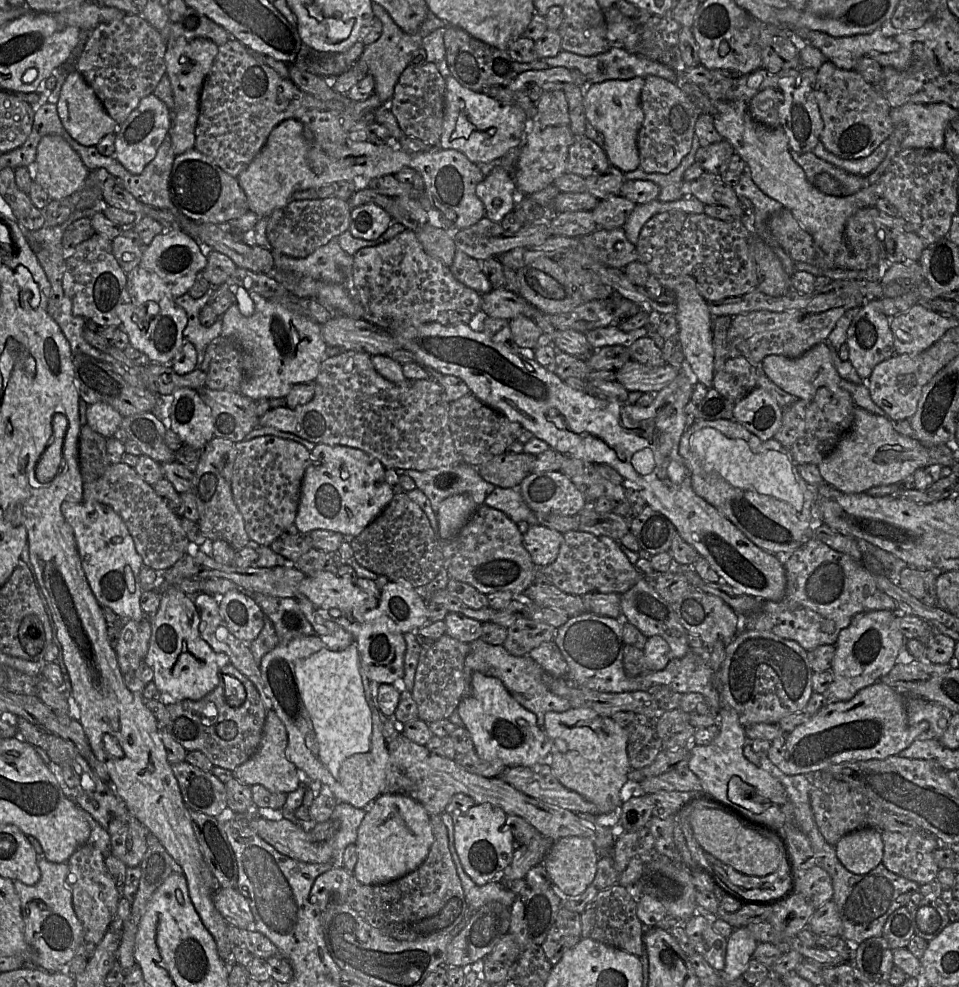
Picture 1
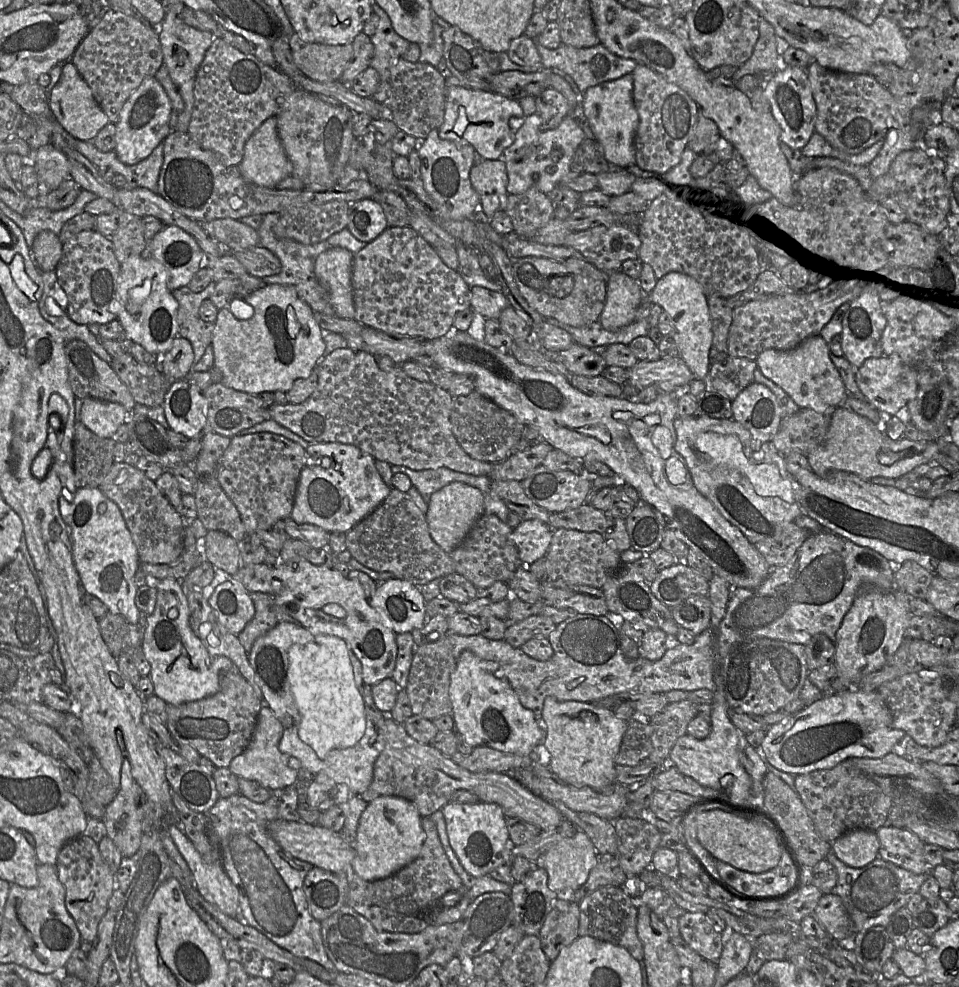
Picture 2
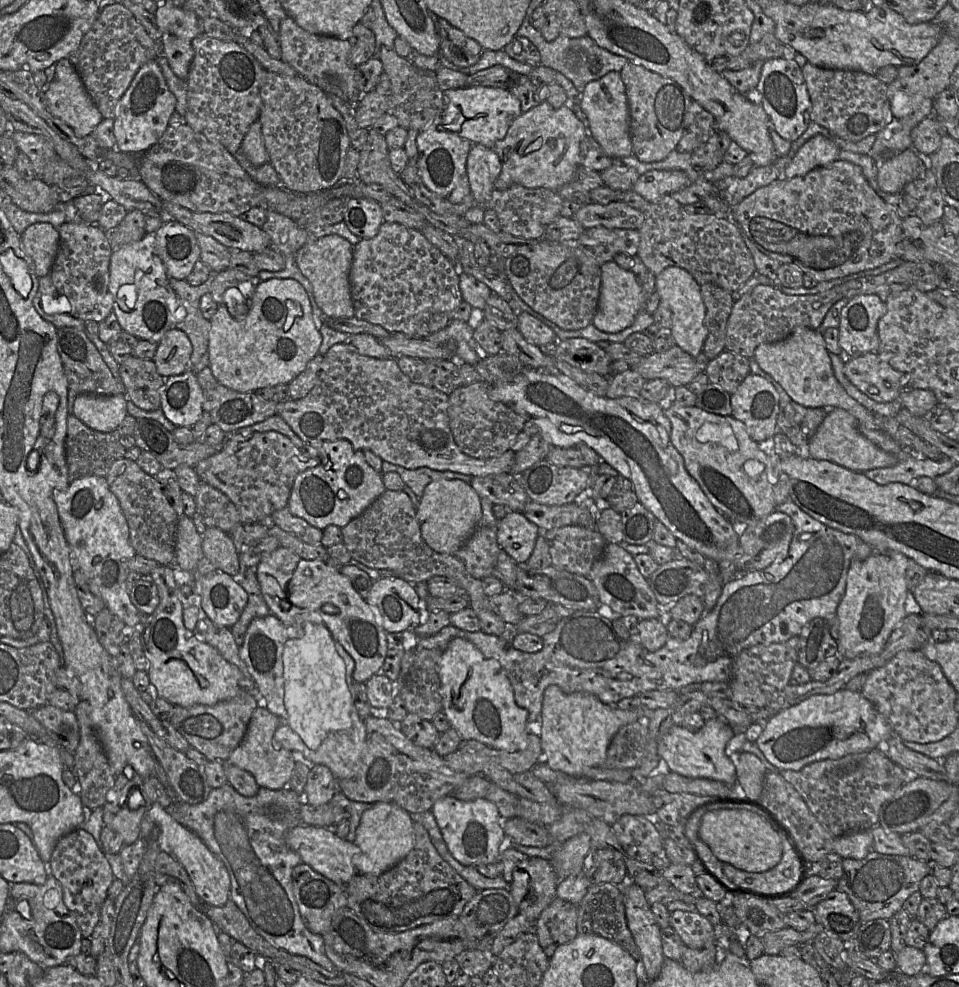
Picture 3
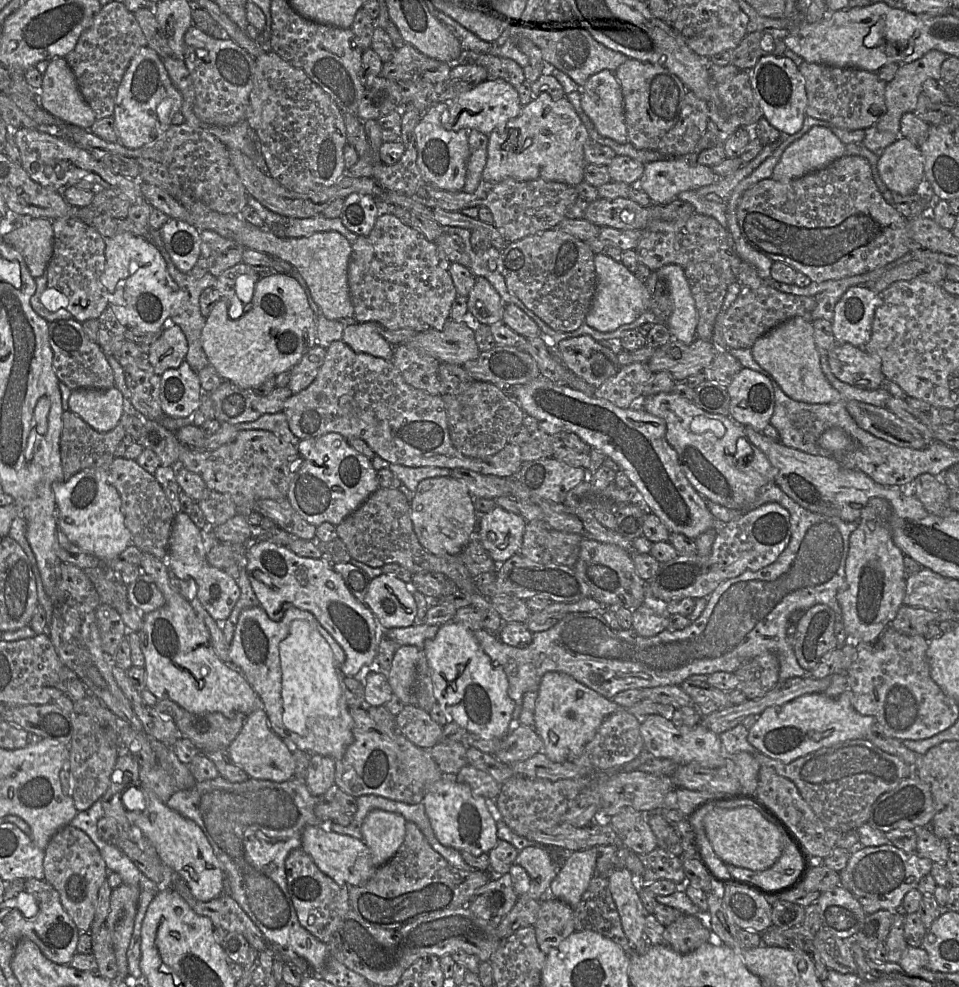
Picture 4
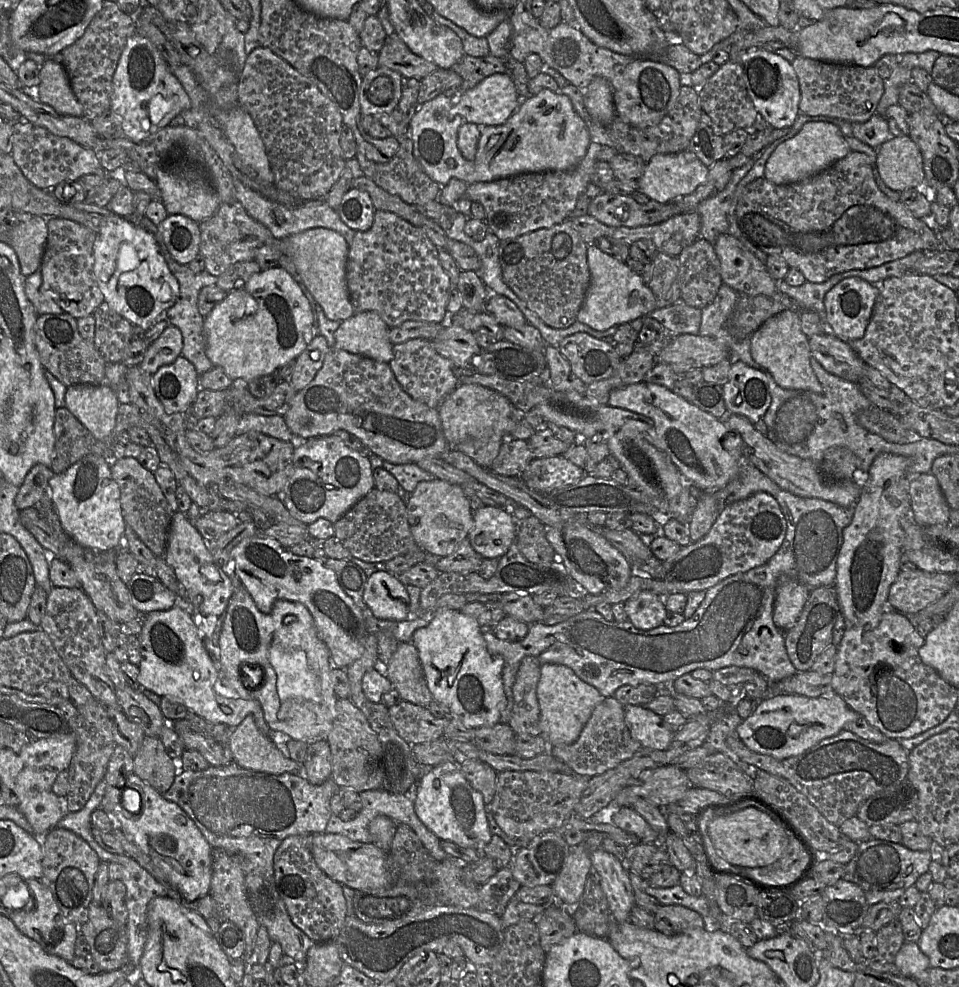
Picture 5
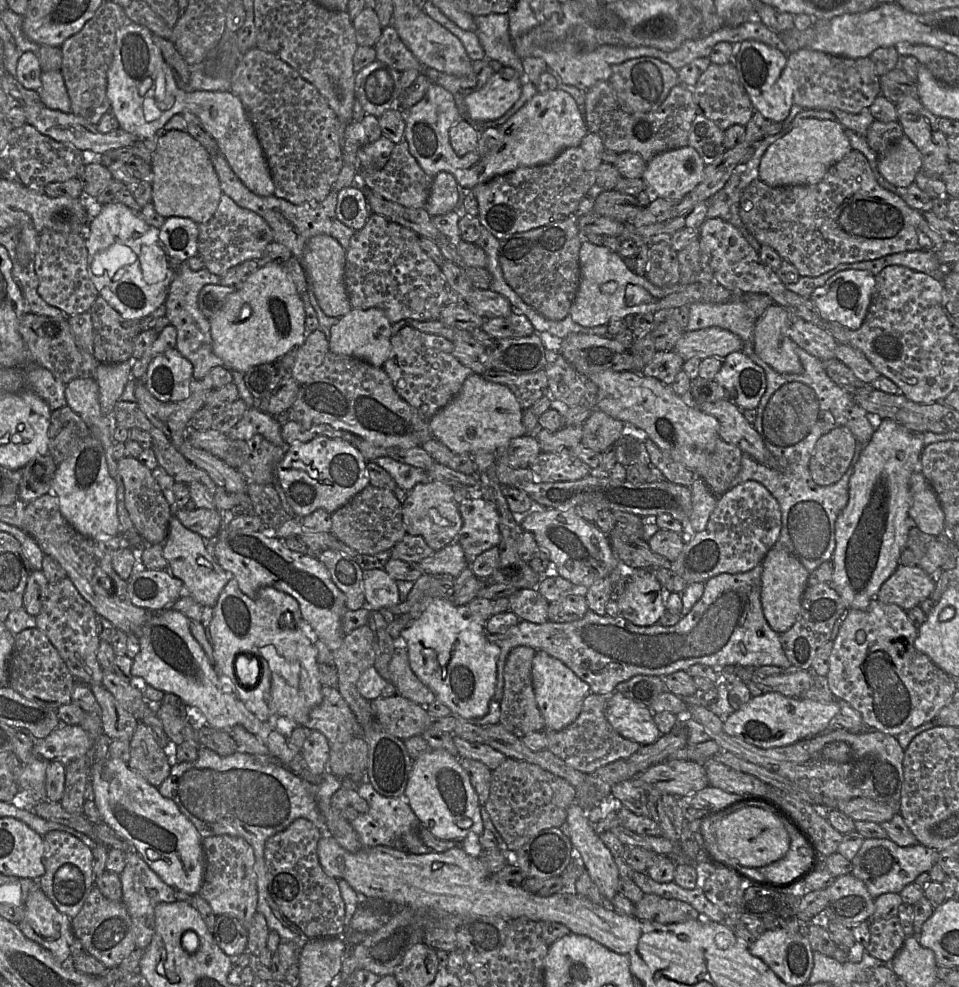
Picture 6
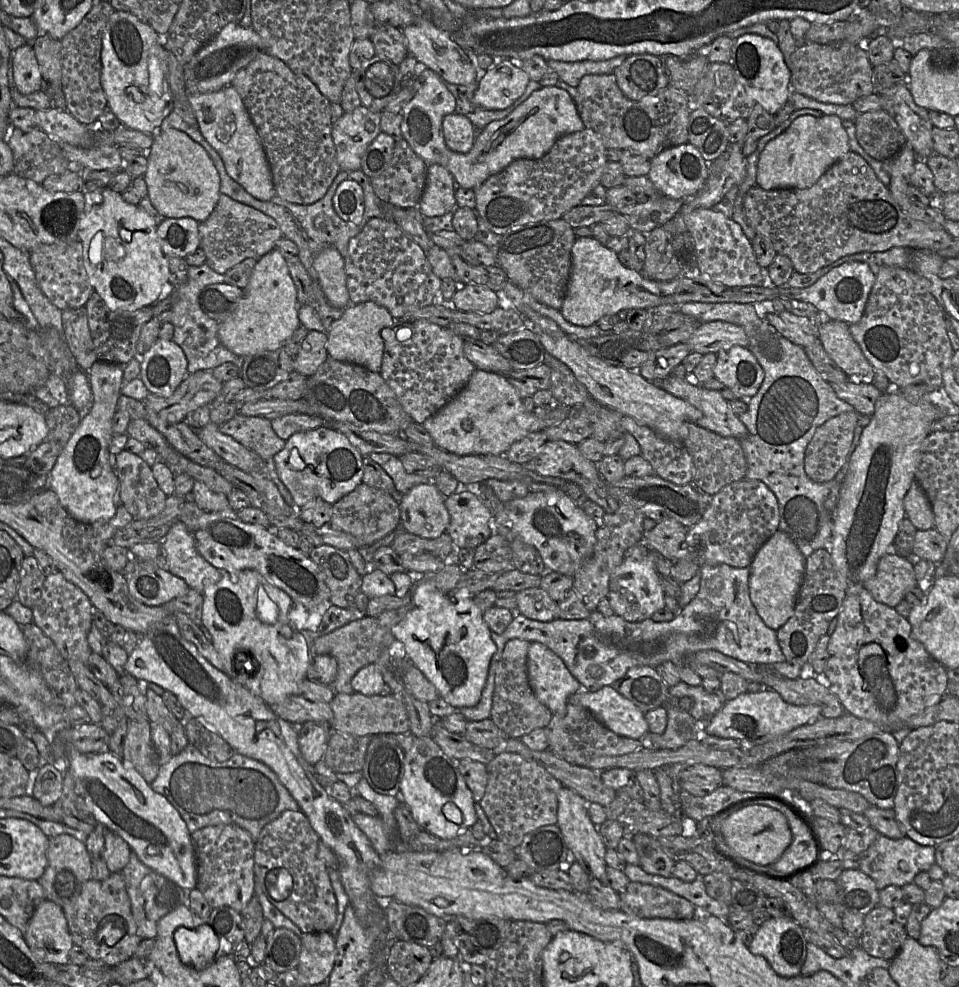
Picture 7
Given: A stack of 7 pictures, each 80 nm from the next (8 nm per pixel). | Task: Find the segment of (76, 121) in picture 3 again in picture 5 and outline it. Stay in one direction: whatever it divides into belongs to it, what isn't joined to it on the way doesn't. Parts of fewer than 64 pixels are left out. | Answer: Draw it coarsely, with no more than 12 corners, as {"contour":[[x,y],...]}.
{"contour":[[47,59],[35,96],[60,114],[83,116],[63,64]]}

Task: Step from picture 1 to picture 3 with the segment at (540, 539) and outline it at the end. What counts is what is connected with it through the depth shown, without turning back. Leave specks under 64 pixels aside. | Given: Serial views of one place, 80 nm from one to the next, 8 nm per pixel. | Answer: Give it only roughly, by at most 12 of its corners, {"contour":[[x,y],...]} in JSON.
{"contour":[[520,512],[498,520],[497,542],[518,564],[540,529]]}

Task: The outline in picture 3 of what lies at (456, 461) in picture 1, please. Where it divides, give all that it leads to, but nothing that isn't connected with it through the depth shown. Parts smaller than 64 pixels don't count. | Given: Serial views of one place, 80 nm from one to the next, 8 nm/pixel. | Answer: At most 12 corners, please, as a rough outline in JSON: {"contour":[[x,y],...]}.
{"contour":[[339,343],[313,389],[276,412],[304,442],[345,439],[383,461],[470,477],[447,394],[395,358]]}

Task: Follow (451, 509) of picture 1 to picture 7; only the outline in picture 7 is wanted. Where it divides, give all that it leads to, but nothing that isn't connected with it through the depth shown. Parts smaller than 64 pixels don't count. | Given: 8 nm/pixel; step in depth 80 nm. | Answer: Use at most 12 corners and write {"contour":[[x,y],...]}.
{"contour":[[433,482],[399,503],[400,528],[427,539],[446,533],[450,515]]}

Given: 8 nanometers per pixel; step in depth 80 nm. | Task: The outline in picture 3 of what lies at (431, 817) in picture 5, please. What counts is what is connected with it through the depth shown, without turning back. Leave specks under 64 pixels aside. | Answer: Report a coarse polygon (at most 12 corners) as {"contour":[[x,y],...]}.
{"contour":[[486,798],[430,810],[451,854],[475,867],[513,846]]}

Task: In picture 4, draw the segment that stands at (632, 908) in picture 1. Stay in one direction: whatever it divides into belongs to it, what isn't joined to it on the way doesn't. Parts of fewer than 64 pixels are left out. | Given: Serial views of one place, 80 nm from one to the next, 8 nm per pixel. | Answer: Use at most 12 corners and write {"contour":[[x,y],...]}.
{"contour":[[594,875],[573,909],[576,931],[598,932],[636,953],[607,878]]}

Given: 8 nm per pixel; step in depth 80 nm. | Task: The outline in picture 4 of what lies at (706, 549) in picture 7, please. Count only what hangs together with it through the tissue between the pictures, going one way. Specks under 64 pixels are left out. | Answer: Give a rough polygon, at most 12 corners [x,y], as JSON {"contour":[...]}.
{"contour":[[780,504],[720,524],[709,556],[677,555],[647,580],[661,604],[709,597],[772,564],[790,537]]}

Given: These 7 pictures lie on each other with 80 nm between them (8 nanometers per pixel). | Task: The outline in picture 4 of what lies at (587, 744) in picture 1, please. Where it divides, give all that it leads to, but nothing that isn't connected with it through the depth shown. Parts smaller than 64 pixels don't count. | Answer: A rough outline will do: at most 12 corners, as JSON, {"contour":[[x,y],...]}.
{"contour":[[545,673],[534,727],[554,762],[582,754],[618,710],[675,709],[649,699],[624,708],[565,673]]}

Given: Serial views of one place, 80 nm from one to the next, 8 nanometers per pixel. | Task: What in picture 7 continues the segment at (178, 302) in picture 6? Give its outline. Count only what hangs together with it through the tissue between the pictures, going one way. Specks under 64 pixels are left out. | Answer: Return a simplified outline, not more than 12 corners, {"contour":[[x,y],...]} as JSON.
{"contour":[[188,265],[175,287],[173,341],[188,374],[243,358],[220,341],[220,323],[199,304],[208,285],[225,283],[210,268]]}

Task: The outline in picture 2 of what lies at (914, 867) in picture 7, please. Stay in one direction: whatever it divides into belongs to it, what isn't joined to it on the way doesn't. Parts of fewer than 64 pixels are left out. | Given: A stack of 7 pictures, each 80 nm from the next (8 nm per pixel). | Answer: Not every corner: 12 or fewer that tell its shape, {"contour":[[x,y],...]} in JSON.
{"contour":[[830,850],[854,934],[886,927],[919,892],[915,874],[879,856],[853,868]]}

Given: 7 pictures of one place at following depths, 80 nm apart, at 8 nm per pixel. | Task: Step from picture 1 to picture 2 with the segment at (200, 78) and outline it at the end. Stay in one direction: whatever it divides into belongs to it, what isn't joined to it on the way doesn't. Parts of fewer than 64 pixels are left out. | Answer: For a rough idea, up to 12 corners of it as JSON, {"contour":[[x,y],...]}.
{"contour":[[166,10],[157,28],[163,62],[184,109],[188,133],[199,66],[214,36]]}

